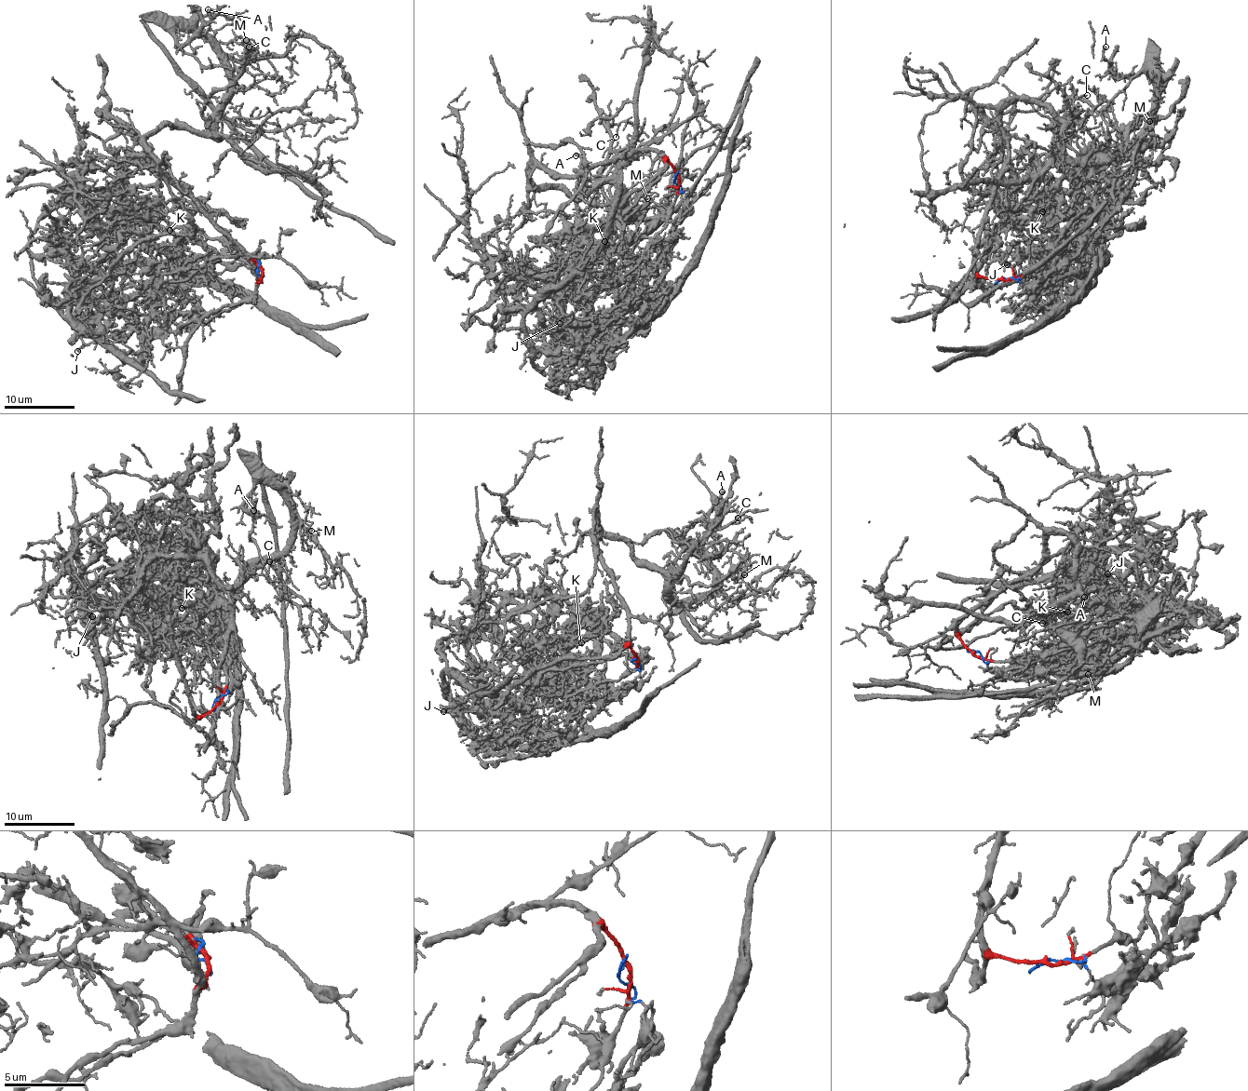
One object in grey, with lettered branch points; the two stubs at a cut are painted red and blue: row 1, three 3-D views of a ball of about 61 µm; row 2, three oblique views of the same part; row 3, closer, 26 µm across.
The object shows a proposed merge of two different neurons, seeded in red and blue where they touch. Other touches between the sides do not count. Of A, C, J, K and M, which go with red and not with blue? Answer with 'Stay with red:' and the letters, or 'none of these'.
Stay with red: A, C, M

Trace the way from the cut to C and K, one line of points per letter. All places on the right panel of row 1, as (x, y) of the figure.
C: (998, 279), (974, 257), (1001, 113), (1035, 101), (1088, 156), (1066, 99), (1087, 96)
K: (998, 279), (1034, 284), (1078, 254), (1087, 218), (1072, 214), (1059, 199), (1042, 211)

